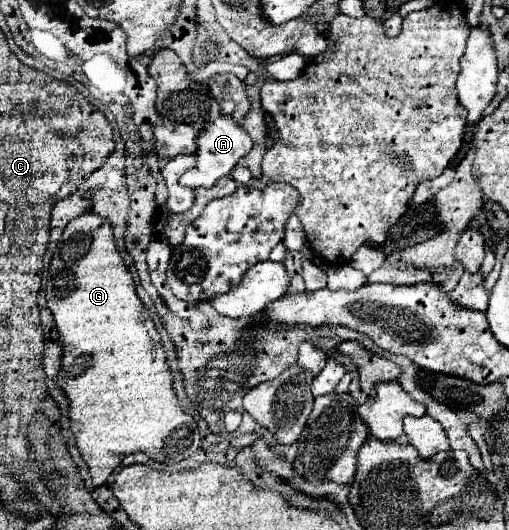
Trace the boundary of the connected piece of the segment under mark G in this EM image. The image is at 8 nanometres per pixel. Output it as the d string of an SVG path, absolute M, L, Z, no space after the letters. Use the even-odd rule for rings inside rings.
M82 214L70 220L50 260L44 290L62 342L62 368L56 382L70 400L70 422L76 446L90 468L94 486L102 486L108 480L120 464L114 462L114 456L118 454L140 450L164 464L192 456L200 448L200 432L194 418L180 408L160 334L150 312L144 310L144 304L136 294L132 274L116 248L114 230L108 220L94 214Z

